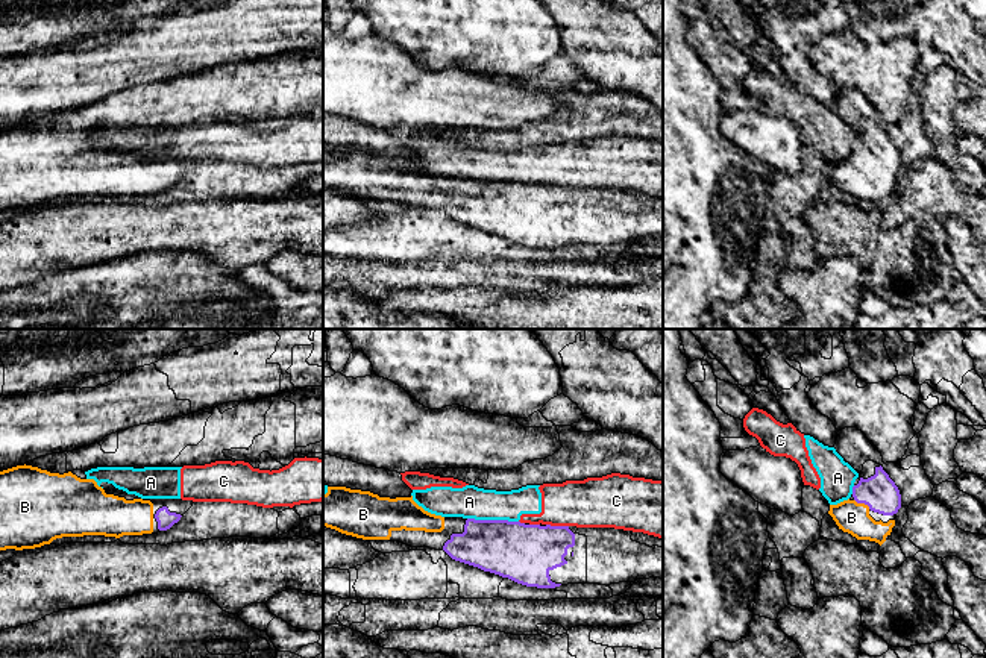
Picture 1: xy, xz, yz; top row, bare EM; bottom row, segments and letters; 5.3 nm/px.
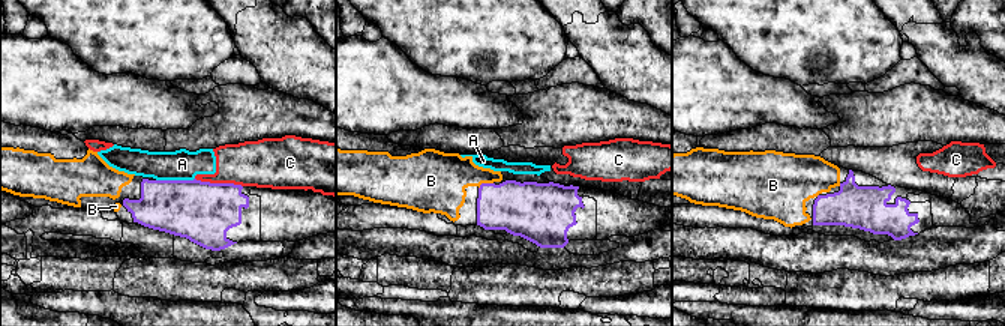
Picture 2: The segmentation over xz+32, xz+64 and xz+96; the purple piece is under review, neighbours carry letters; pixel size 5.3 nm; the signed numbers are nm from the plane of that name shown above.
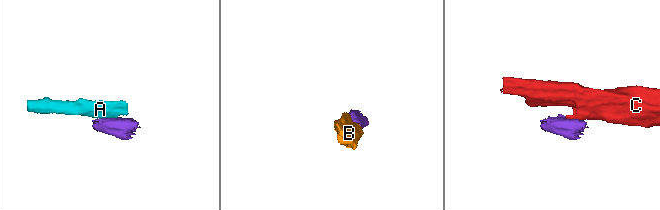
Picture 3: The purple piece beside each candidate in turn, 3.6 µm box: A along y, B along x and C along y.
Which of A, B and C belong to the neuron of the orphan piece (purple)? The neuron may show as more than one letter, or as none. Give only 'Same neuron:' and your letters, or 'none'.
Same neuron: B

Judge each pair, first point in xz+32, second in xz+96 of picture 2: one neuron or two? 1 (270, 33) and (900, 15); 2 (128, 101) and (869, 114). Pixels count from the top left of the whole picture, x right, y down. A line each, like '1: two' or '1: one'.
1: one
2: two

